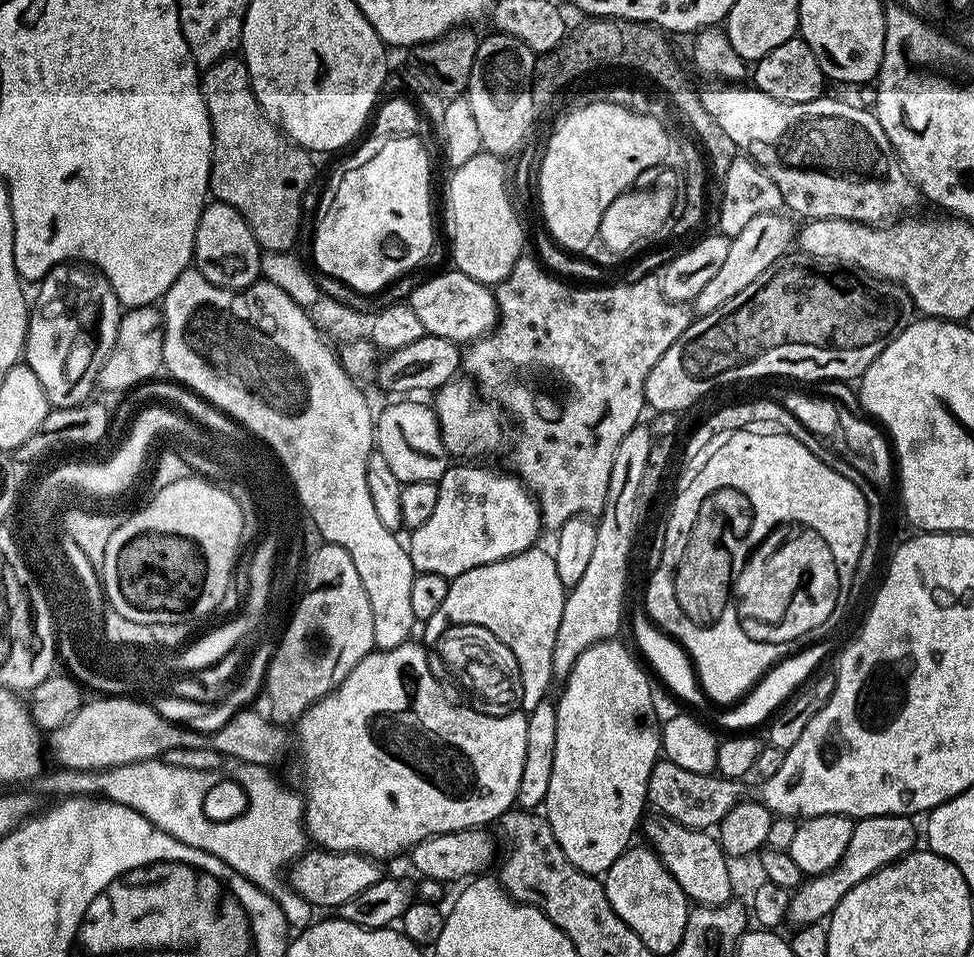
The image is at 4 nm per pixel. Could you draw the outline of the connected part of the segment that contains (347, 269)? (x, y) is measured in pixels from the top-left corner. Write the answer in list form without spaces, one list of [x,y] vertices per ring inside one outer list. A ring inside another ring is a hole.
[[[419,135],[394,136],[383,141],[384,144],[369,160],[364,160],[361,164],[356,164],[340,181],[336,184],[336,193],[332,196],[332,201],[328,204],[328,209],[324,212],[324,217],[317,224],[314,224],[314,235],[310,245],[312,256],[316,259],[316,264],[321,269],[323,275],[332,277],[333,281],[342,283],[353,292],[363,292],[365,294],[375,294],[383,292],[393,280],[399,276],[404,276],[408,272],[416,272],[419,264],[432,252],[432,160],[428,157],[428,152],[424,149],[424,144],[420,141]]]

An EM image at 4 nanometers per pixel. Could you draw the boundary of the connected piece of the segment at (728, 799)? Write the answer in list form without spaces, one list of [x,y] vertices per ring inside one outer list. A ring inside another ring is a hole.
[[[661,758],[656,761],[648,783],[648,804],[659,815],[668,816],[687,828],[715,829],[742,799],[741,781],[726,780],[719,774],[695,772],[678,766],[674,761]]]

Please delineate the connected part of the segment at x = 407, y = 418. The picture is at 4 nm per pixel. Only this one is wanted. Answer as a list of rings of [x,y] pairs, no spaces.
[[[400,398],[397,404],[379,409],[374,420],[374,444],[382,454],[386,466],[400,480],[401,485],[414,482],[436,482],[448,471],[450,457],[444,449],[440,424],[431,407],[419,404],[416,398]]]

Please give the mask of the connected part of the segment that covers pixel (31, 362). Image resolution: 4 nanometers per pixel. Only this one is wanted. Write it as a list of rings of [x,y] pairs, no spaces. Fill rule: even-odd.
[[[57,264],[44,275],[39,288],[28,314],[22,360],[42,382],[52,408],[78,406],[97,387],[98,370],[114,346],[122,305],[108,279],[88,266]]]

